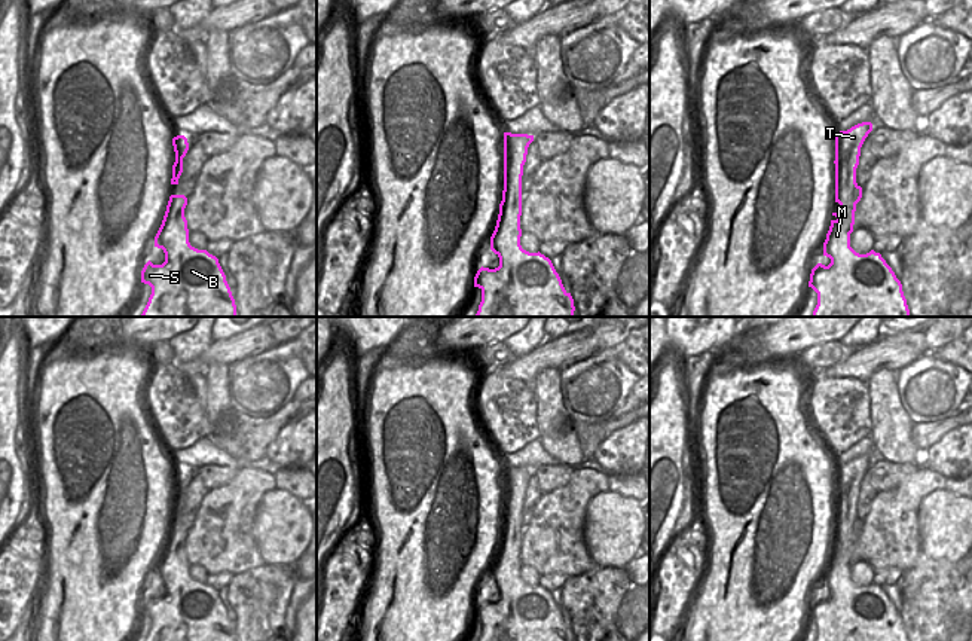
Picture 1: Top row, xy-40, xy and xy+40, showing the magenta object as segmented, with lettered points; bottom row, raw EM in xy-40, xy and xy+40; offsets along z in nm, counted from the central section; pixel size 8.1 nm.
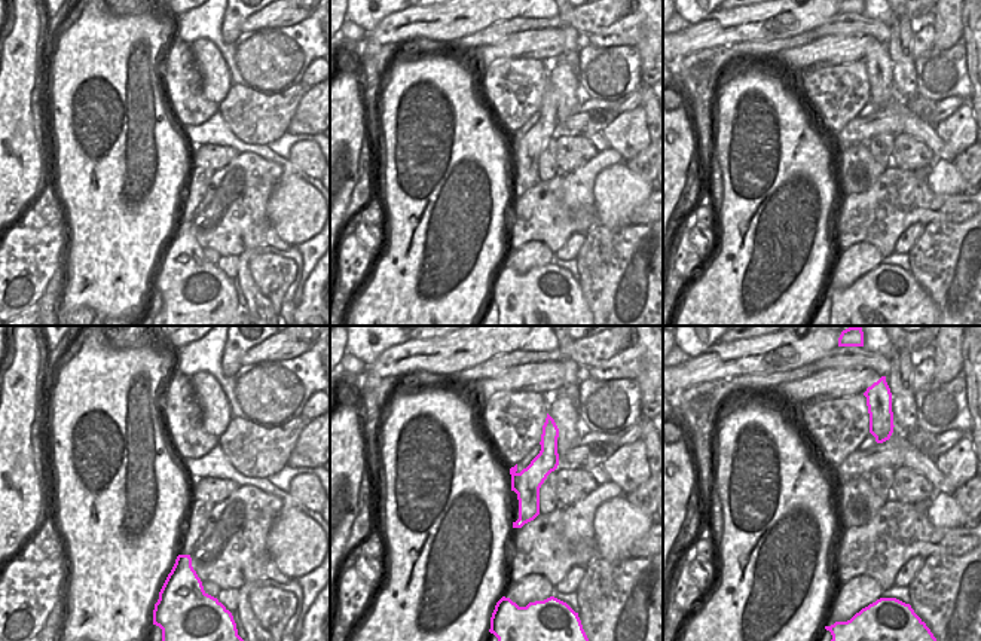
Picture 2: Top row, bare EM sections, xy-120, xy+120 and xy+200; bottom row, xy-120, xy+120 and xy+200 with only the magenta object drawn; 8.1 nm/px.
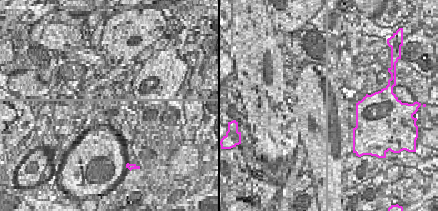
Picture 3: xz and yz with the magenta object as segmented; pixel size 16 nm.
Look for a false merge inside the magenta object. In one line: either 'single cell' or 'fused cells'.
single cell

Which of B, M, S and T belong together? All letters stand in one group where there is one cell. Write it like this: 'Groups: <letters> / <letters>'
Groups: B M S T.

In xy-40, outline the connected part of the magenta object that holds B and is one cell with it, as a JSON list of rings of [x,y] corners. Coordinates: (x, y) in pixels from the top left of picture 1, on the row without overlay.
[[[184,528],[169,529],[162,558],[155,570],[155,580],[163,583],[165,595],[153,598],[149,593],[141,604],[141,616],[152,620],[146,641],[236,641],[218,592],[189,576],[186,538]]]

